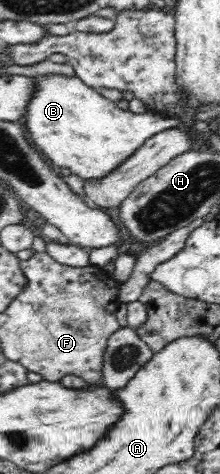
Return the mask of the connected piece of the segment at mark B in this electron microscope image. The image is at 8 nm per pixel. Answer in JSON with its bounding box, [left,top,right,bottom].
[24,74,180,180]

